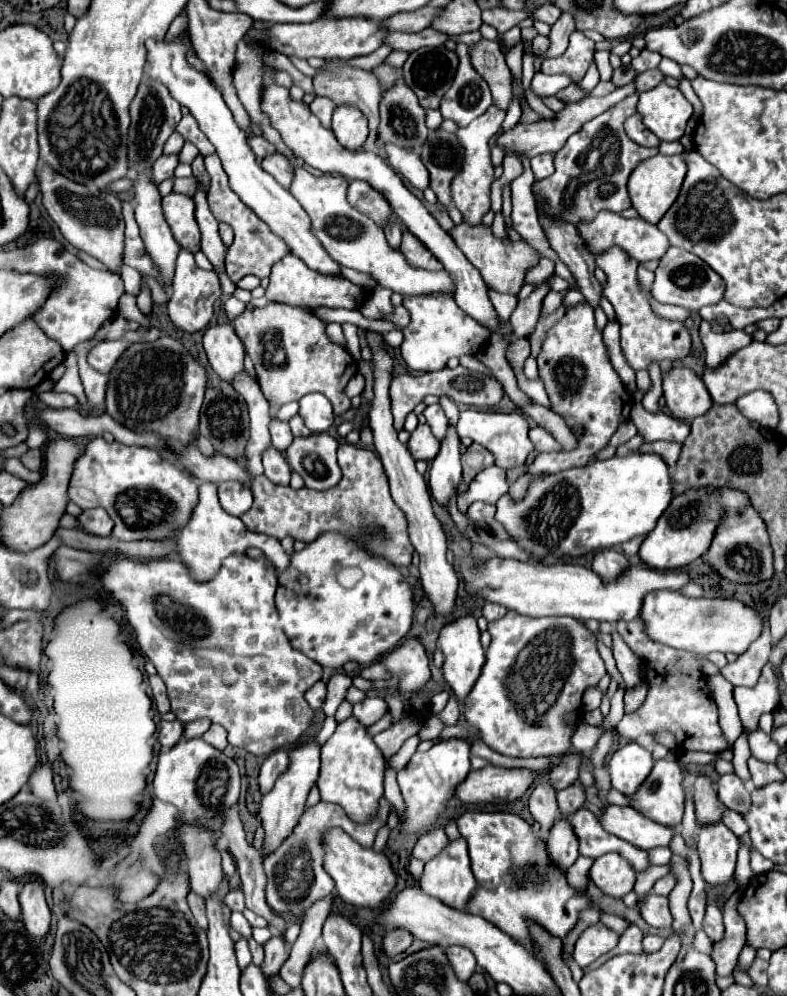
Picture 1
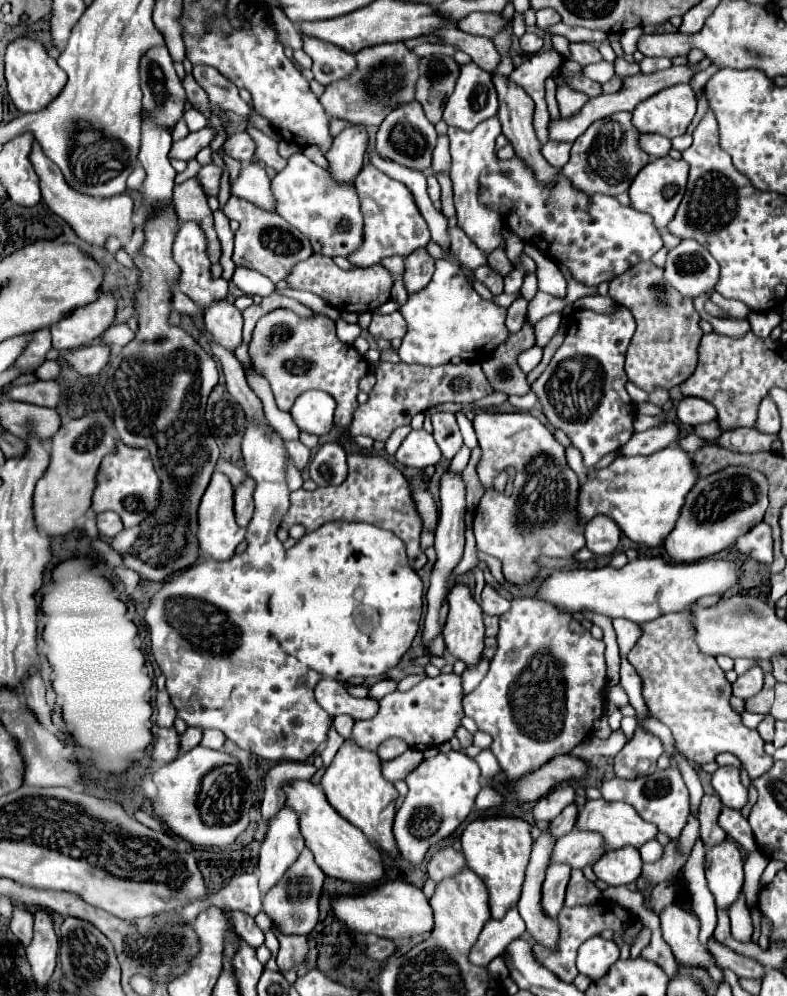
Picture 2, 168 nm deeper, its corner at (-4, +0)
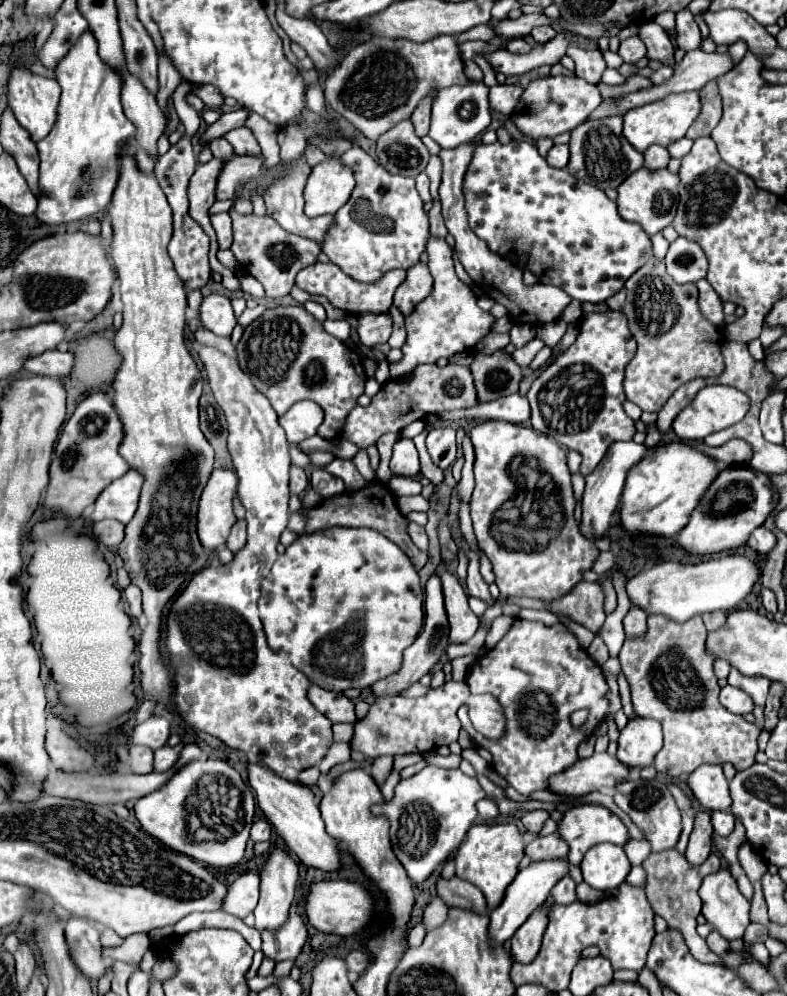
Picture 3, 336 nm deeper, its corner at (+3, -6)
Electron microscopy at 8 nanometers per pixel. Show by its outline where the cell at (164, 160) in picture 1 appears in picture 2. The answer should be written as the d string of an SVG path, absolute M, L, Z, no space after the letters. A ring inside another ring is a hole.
M203 127L201 131L189 133L185 139L173 143L169 157L177 157L177 159L183 159L183 161L189 161L189 159L193 159L203 147L209 147L211 141L215 139L215 135L217 135L217 133L215 133L213 127Z

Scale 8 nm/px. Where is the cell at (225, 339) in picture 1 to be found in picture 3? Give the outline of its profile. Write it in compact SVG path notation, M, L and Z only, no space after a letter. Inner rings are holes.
M220 293L206 295L200 305L200 321L214 335L230 337L232 329L236 327L236 317L234 317L230 299Z

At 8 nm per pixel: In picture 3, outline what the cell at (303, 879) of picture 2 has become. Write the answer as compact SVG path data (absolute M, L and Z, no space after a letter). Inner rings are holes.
M298 887L296 897L294 897L294 907L290 907L290 921L286 921L278 931L262 931L262 951L266 957L274 961L298 957L298 953L302 951L308 939L306 923L298 907L300 897L302 897L302 891Z

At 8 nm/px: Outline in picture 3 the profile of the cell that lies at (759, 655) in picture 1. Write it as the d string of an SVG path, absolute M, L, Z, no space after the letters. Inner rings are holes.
M726 685L726 687L720 691L720 703L722 703L730 713L738 713L738 715L752 713L752 709L754 709L754 701L750 699L750 695L746 695L744 691L738 691L738 689L732 687L732 685Z

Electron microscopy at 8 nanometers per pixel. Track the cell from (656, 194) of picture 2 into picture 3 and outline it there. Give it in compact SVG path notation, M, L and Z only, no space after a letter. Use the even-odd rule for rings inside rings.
M638 169L618 187L618 213L622 219L640 223L642 229L652 237L668 227L676 215L678 205L678 175L668 169Z

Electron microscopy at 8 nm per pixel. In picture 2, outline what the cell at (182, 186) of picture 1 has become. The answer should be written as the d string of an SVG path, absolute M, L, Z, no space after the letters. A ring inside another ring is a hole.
M209 163L209 165L201 167L201 171L199 171L197 177L201 177L201 185L205 185L205 193L217 195L219 193L221 175L223 175L223 169L217 167L215 163Z

